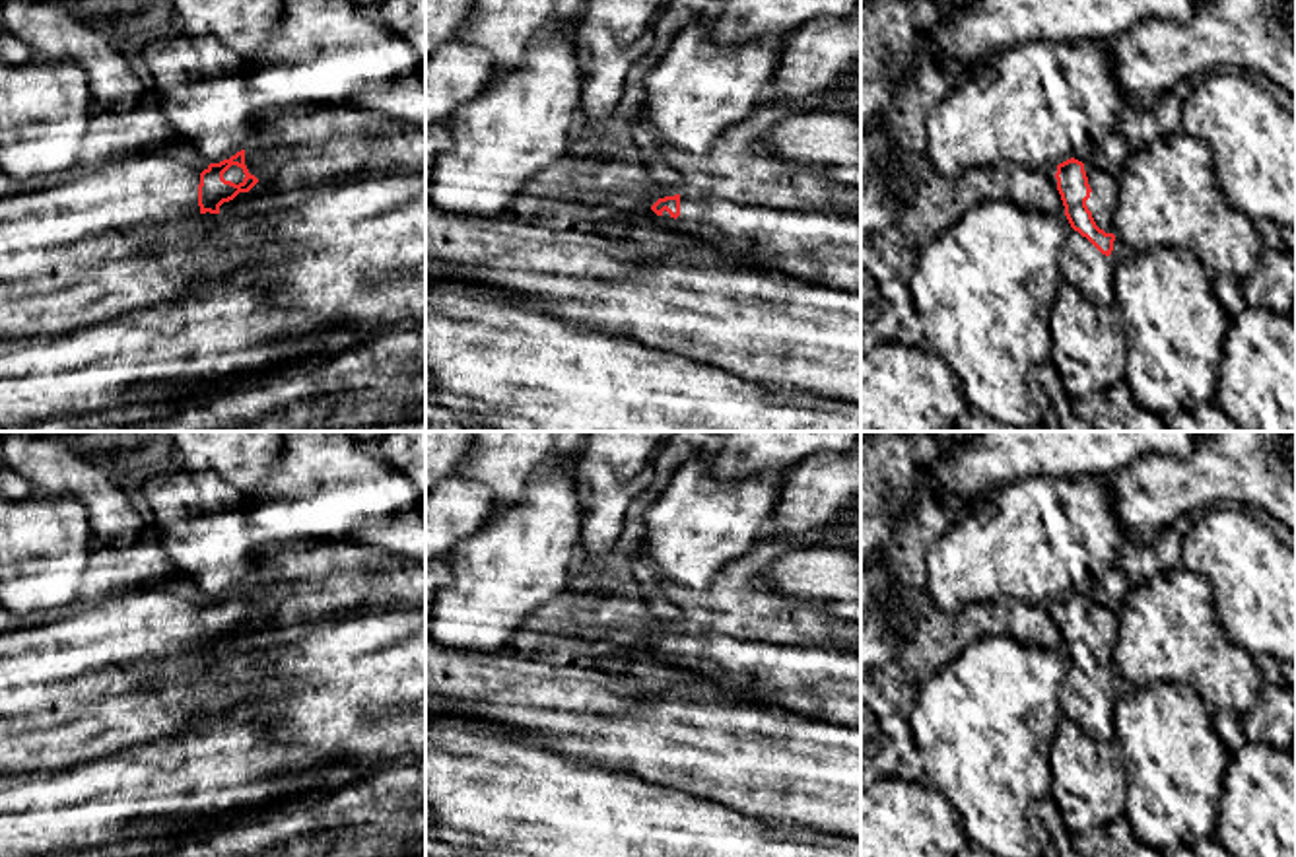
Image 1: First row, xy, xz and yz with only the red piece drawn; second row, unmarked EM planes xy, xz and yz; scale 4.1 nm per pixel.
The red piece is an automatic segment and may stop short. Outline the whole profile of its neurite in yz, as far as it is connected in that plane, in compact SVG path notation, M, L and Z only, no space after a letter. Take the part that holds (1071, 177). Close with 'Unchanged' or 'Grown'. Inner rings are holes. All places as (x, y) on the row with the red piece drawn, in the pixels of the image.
M1074 157L1049 165L1065 216L1067 241L1059 266L1063 282L1096 305L1115 305L1115 253L1111 216L1117 206L1117 181L1090 161Z. Grown

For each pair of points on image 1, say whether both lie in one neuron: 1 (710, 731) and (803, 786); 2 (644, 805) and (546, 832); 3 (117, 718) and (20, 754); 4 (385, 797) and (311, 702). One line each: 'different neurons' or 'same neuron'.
1: same neuron
2: same neuron
3: same neuron
4: different neurons

